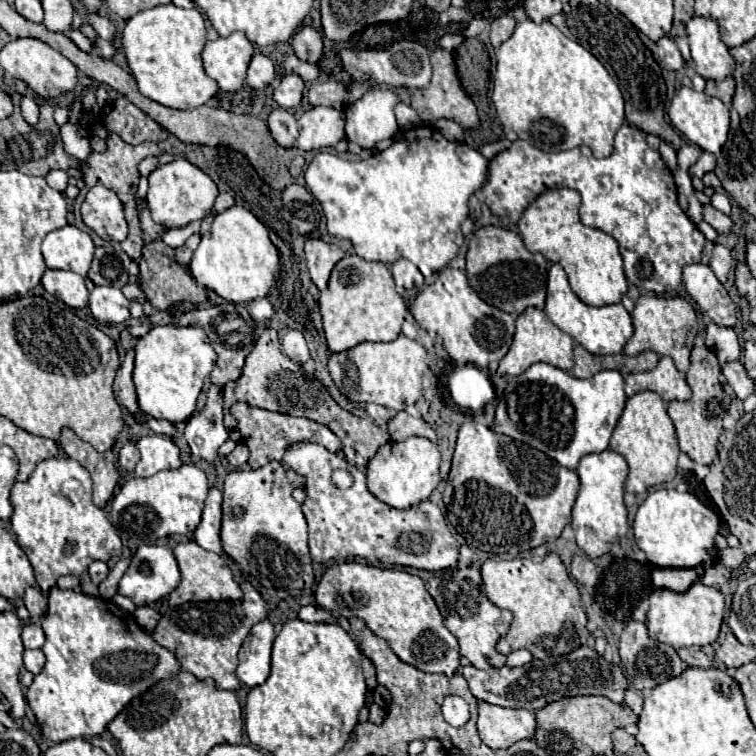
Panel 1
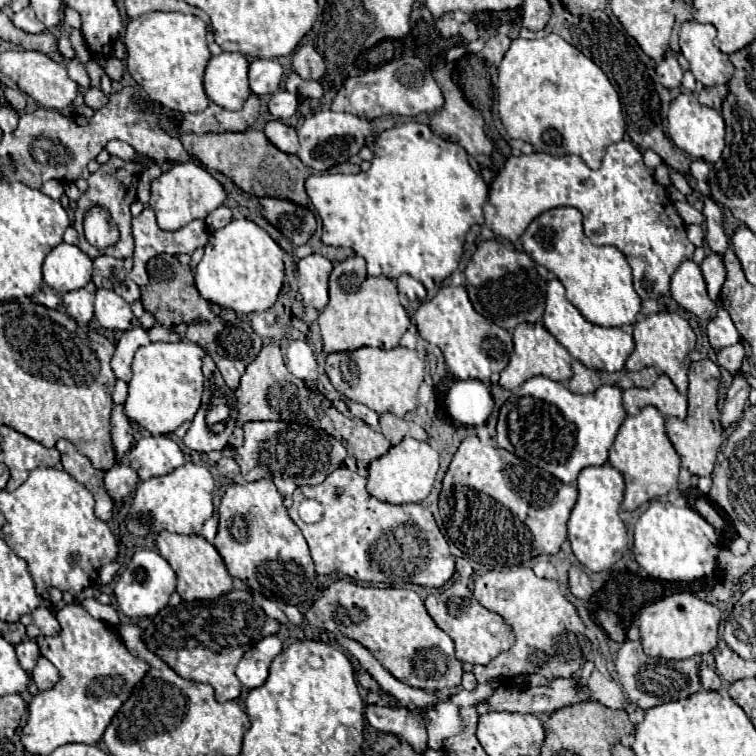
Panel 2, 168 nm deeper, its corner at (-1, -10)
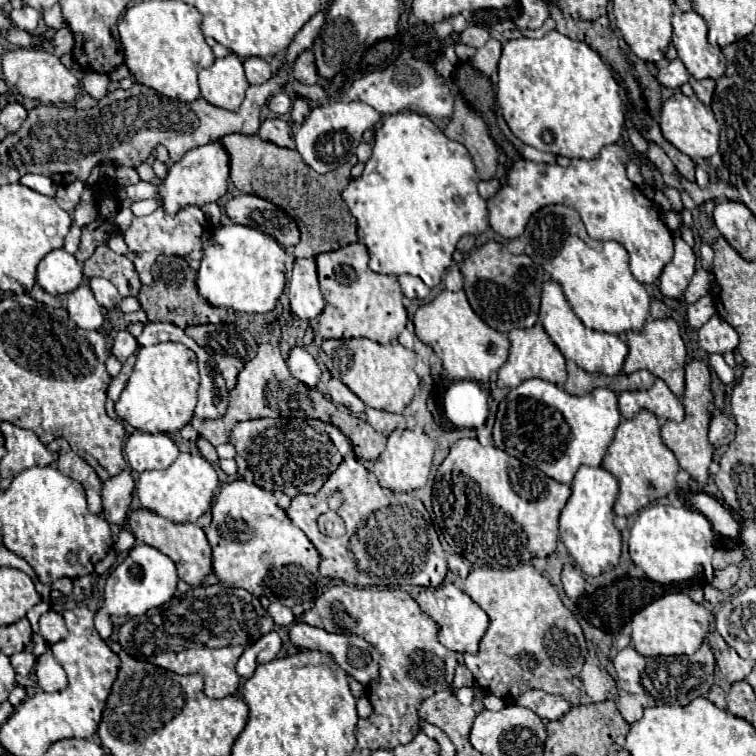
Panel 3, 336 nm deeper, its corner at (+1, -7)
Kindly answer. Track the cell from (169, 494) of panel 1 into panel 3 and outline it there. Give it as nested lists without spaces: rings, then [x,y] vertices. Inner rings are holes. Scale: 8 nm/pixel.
[[[184,452],[166,470],[142,472],[136,484],[136,492],[144,508],[172,522],[196,522],[204,512],[210,510],[216,486],[218,486],[218,476],[214,466],[200,454]]]

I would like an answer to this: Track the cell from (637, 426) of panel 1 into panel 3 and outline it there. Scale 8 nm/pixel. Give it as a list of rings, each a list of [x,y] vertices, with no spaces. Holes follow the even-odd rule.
[[[642,410],[632,420],[622,420],[616,436],[602,460],[602,468],[608,470],[620,486],[614,512],[618,516],[630,516],[642,508],[646,508],[650,502],[664,498],[674,488],[674,478],[678,474],[678,460],[676,456],[666,448],[666,444],[660,438],[660,424],[656,416],[648,410]]]

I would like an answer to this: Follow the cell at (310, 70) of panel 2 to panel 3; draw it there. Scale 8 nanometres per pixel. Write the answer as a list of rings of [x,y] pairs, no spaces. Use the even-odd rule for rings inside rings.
[[[306,50],[306,52],[302,52],[302,54],[296,58],[292,72],[294,72],[294,78],[296,78],[298,82],[302,82],[302,84],[316,84],[316,82],[320,80],[320,76],[318,76],[318,72],[316,72],[316,64],[314,64],[314,54],[312,54],[312,50]]]

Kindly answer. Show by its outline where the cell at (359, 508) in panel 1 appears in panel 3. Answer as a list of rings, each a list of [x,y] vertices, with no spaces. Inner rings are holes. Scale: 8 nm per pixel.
[[[354,456],[340,462],[318,494],[298,494],[292,498],[286,512],[288,518],[304,530],[304,534],[318,548],[322,556],[320,574],[326,578],[336,578],[354,586],[398,588],[406,584],[438,586],[448,572],[446,552],[440,546],[424,504],[412,494],[382,488],[376,476]],[[334,490],[340,490],[342,494],[342,504],[336,510],[346,524],[346,534],[342,538],[324,536],[316,526],[318,516],[328,512],[328,496]]]

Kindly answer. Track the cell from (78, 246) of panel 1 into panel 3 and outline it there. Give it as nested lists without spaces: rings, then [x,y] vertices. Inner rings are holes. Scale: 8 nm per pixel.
[[[52,250],[38,264],[36,282],[48,294],[68,294],[82,282],[82,264],[66,250]]]

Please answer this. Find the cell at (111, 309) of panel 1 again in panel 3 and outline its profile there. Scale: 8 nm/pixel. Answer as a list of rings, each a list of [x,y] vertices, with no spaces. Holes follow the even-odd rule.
[[[90,278],[90,290],[94,292],[96,302],[106,310],[118,306],[118,302],[122,300],[122,296],[114,288],[114,284],[108,282],[106,278]]]

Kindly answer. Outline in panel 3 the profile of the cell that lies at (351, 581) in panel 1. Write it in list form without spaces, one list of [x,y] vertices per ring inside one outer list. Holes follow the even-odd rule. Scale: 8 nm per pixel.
[[[338,584],[318,596],[314,608],[304,612],[300,620],[326,632],[356,634],[370,642],[380,654],[378,680],[368,686],[368,700],[374,712],[370,718],[358,720],[356,724],[358,748],[394,750],[400,744],[408,744],[414,738],[412,730],[418,728],[420,704],[438,690],[452,686],[458,666],[456,652],[438,642],[438,624],[422,612],[416,600],[404,590],[372,590]]]

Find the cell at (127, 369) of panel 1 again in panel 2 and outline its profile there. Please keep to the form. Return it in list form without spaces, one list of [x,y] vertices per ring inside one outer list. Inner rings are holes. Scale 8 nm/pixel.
[[[134,323],[132,329],[124,331],[118,345],[116,345],[116,353],[112,357],[112,371],[116,375],[116,379],[122,379],[122,381],[130,381],[132,379],[132,371],[130,371],[130,365],[132,365],[132,359],[134,359],[134,353],[138,351],[138,347],[142,345],[148,345],[150,339],[148,339],[148,331]]]

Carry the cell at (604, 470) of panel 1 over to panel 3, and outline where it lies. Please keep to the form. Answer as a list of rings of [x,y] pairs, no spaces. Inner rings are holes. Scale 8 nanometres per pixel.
[[[580,466],[572,482],[572,496],[568,498],[566,506],[560,512],[560,540],[568,548],[574,562],[582,568],[588,576],[600,576],[610,572],[620,560],[622,538],[620,532],[614,528],[614,500],[618,496],[618,482],[616,478],[600,468]]]

